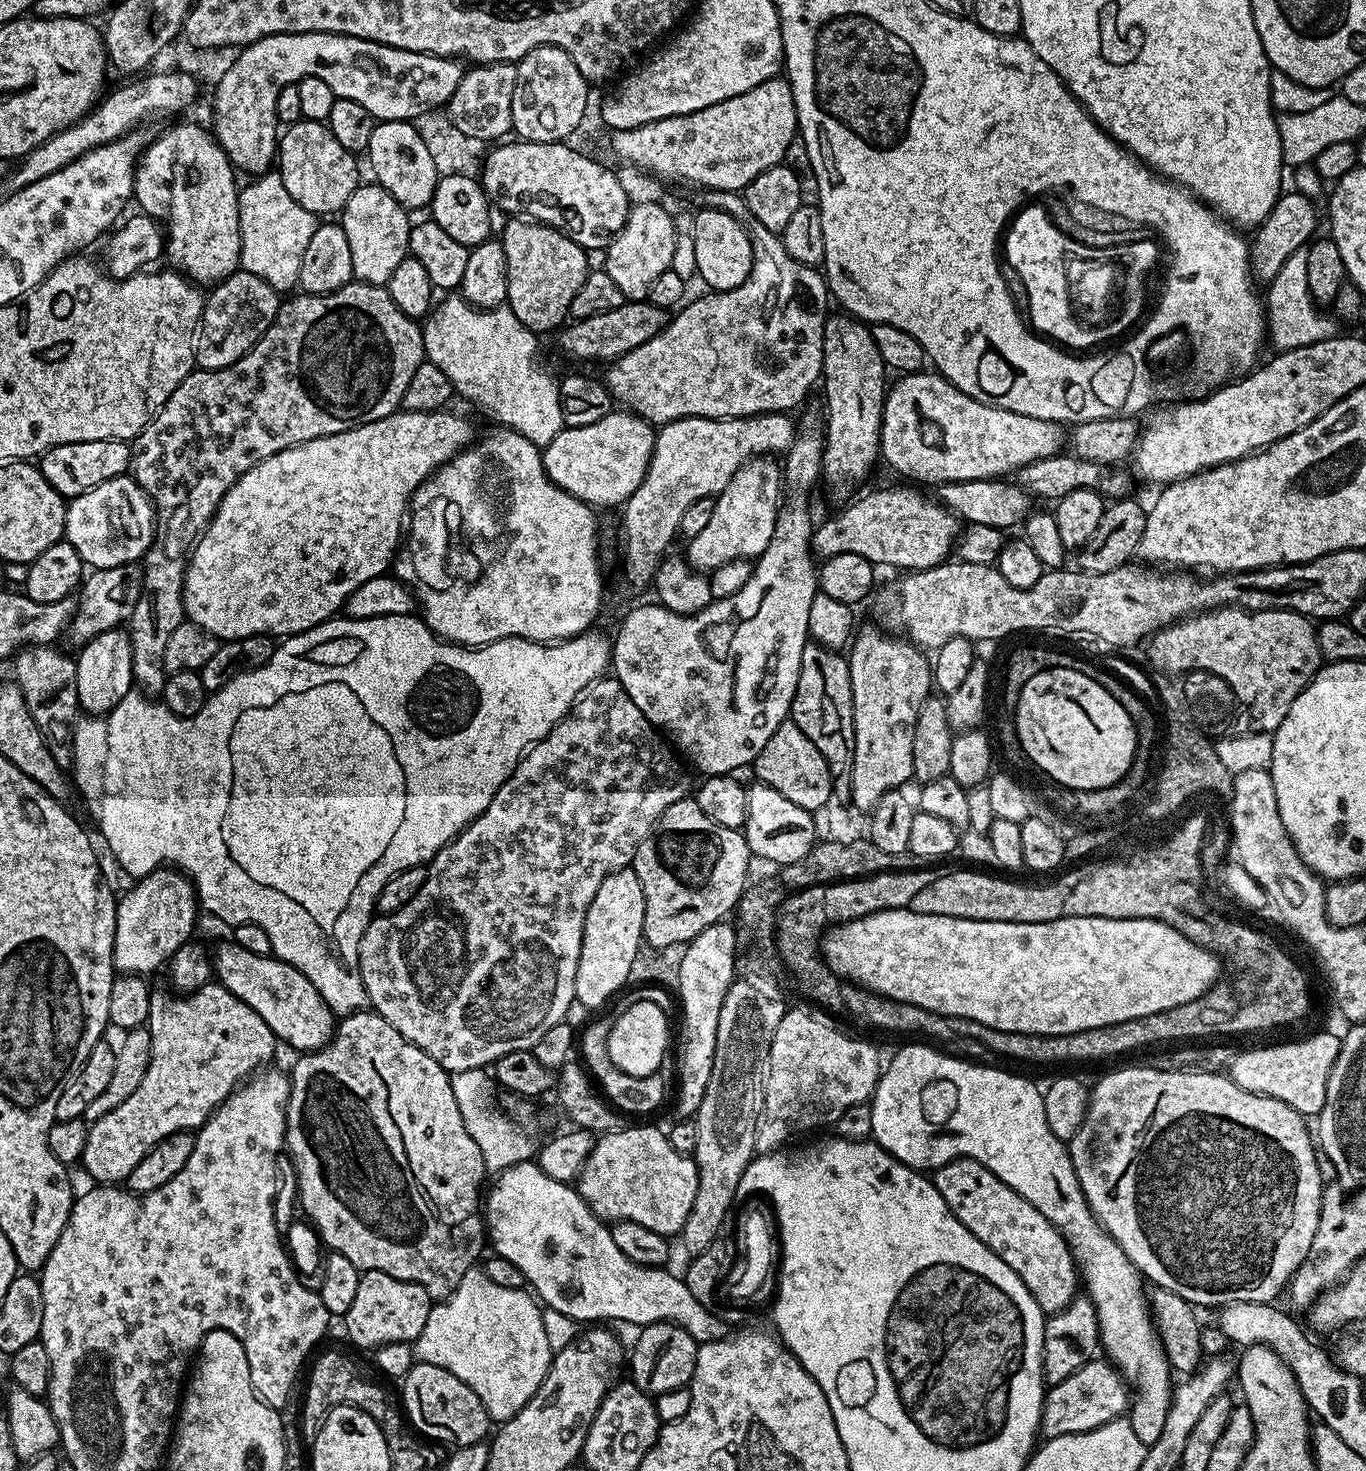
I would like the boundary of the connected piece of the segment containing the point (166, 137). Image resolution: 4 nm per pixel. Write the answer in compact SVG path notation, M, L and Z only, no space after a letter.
M176 124L169 132L157 135L136 166L132 190L135 203L140 203L139 211L166 221L166 256L172 259L171 267L200 286L215 286L240 268L240 193L235 175L215 135L196 124Z

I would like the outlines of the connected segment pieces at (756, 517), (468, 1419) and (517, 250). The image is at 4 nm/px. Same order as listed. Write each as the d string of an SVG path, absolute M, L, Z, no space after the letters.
M758 456L738 470L719 496L710 522L693 540L687 541L686 559L693 569L711 570L722 562L758 558L770 546L776 514L782 503L782 468L775 459Z
M413 1363L412 1369L404 1376L402 1387L403 1415L421 1437L432 1442L441 1440L447 1446L461 1448L481 1443L489 1435L490 1417L482 1398L478 1398L478 1394L474 1394L474 1390L470 1390L462 1378L454 1378L450 1370L442 1370L442 1366L433 1364Z
M512 218L505 226L504 233L498 236L500 245L506 250L506 270L508 271L507 307L527 326L530 331L543 334L553 328L559 329L569 319L570 302L574 302L574 294L582 290L582 282L586 282L590 265L589 253L578 242L574 242L559 228L542 224L531 218Z

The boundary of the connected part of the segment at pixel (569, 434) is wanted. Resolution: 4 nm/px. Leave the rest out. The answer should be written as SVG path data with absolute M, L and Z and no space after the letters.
M613 410L606 414L606 418L598 418L598 422L590 422L590 426L565 426L549 445L542 448L544 469L546 474L559 488L566 490L574 498L584 504L591 504L593 509L623 506L638 490L642 478L650 464L656 432L643 416L637 416L628 410Z

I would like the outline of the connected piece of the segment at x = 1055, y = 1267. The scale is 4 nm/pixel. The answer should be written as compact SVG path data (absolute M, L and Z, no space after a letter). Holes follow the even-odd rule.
M962 1158L935 1169L932 1181L958 1222L962 1222L970 1234L994 1250L994 1254L998 1254L998 1258L1002 1258L1002 1262L1006 1262L1018 1274L1044 1314L1058 1313L1078 1294L1080 1279L1072 1249L1061 1232L1032 1203L1026 1202L1022 1194L992 1196L992 1200L982 1200L984 1190L986 1198L990 1196L990 1173L976 1159ZM984 1211L988 1213L982 1214Z

